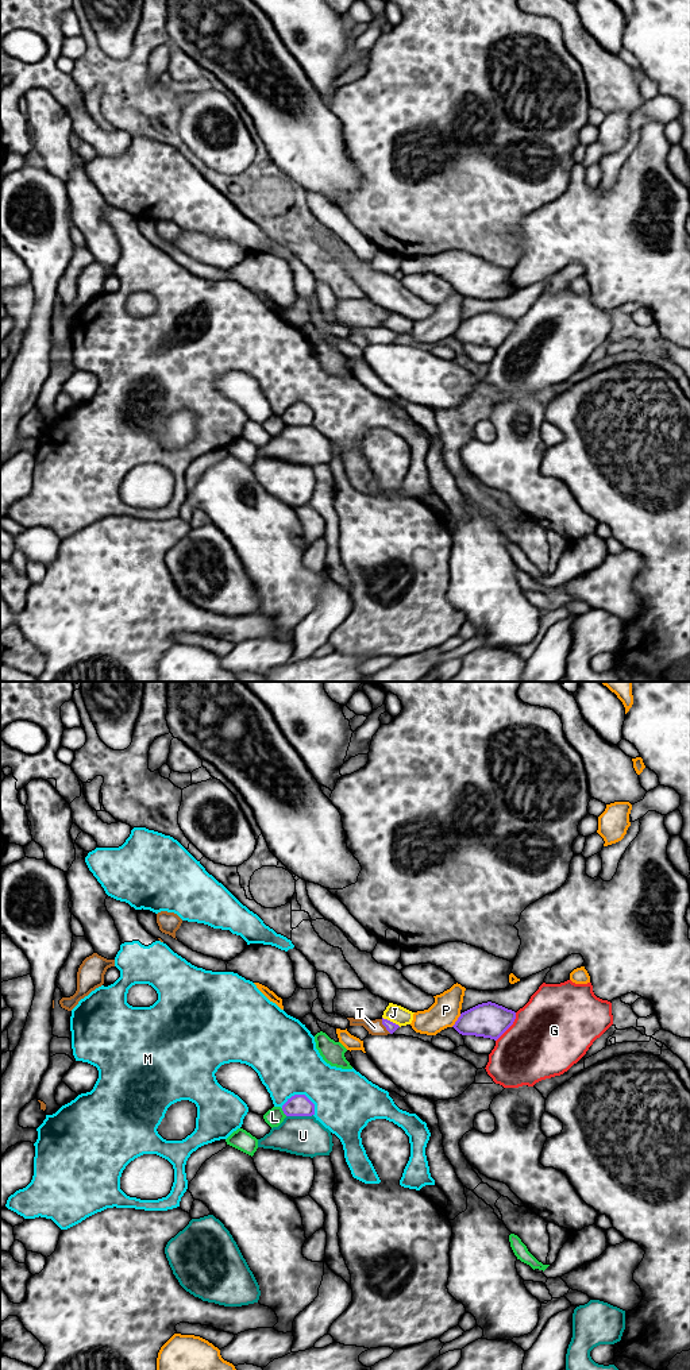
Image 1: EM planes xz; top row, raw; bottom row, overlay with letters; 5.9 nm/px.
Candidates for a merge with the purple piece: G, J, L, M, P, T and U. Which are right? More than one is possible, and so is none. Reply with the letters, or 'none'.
T

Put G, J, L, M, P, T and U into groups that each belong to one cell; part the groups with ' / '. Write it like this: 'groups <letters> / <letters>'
groups G / J / L / M / P / T / U

